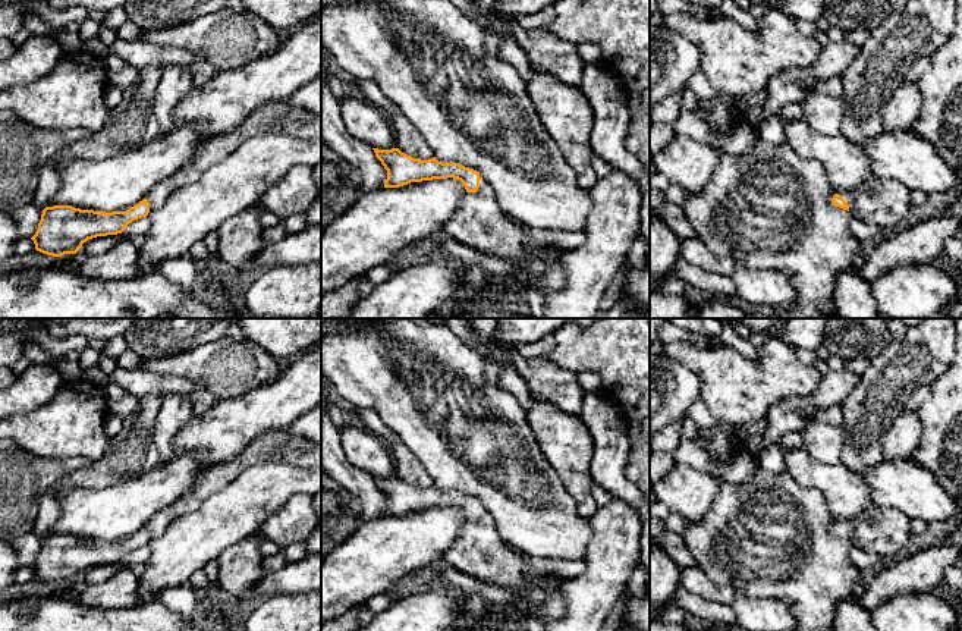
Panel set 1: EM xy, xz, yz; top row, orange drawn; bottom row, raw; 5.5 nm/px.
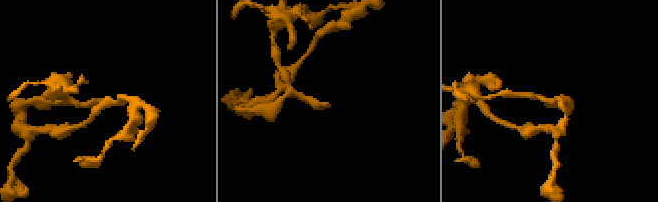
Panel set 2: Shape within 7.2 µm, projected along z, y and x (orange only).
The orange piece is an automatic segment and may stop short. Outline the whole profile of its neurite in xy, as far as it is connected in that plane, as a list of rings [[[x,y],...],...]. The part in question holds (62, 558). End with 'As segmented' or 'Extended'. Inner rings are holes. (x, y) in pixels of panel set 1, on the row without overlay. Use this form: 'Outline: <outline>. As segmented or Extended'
Outline: [[[286,428],[268,430],[236,458],[210,465],[186,495],[155,512],[142,530],[126,540],[106,541],[72,534],[45,536],[38,558],[31,566],[35,578],[47,584],[62,586],[76,583],[88,568],[122,562],[133,549],[158,539],[175,518],[198,509],[207,497],[224,489],[246,468],[265,462],[321,468],[321,445],[295,436]]]. Extended

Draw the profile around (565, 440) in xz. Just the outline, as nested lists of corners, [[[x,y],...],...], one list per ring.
[[[534,398],[526,418],[543,455],[573,497],[578,515],[591,518],[598,508],[591,495],[594,440],[588,427],[578,415]]]

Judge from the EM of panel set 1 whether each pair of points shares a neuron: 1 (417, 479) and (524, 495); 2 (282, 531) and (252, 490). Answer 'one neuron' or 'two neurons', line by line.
1: two neurons
2: two neurons

